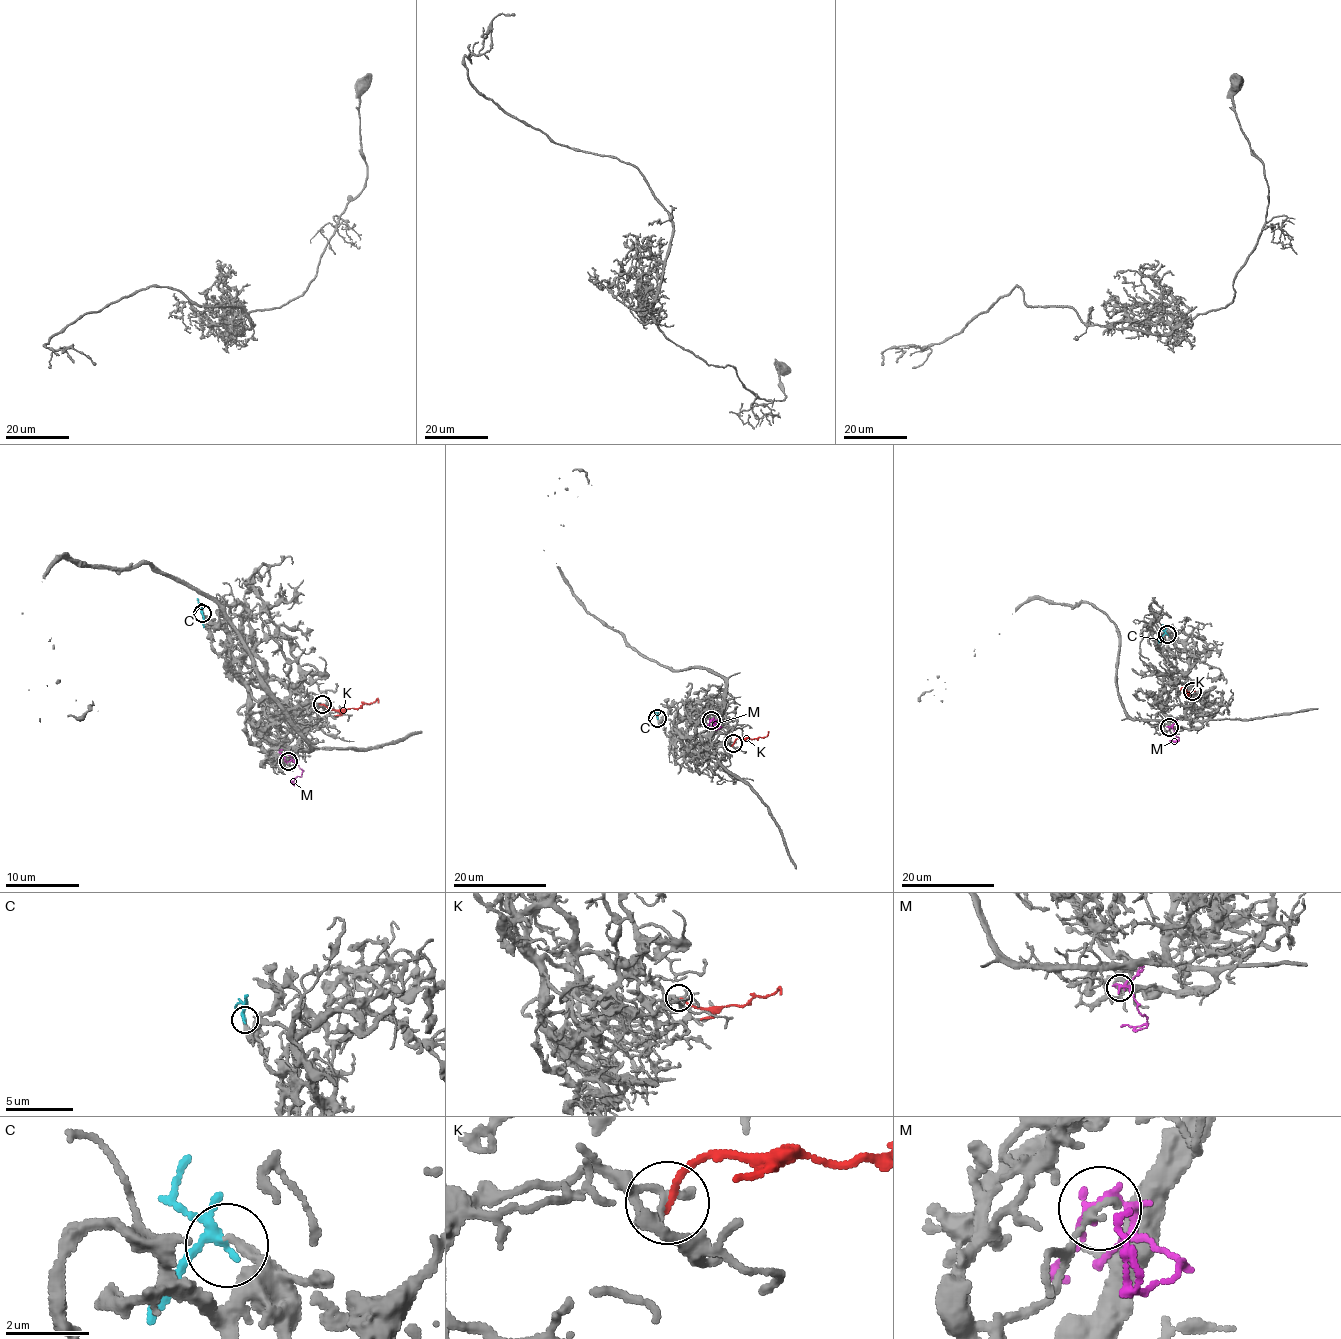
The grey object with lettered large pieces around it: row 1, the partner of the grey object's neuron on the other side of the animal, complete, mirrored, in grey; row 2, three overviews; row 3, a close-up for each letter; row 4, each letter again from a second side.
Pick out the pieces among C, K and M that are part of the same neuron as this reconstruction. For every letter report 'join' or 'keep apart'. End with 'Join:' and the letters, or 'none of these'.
C: join
K: keep apart
M: keep apart
Join: C

